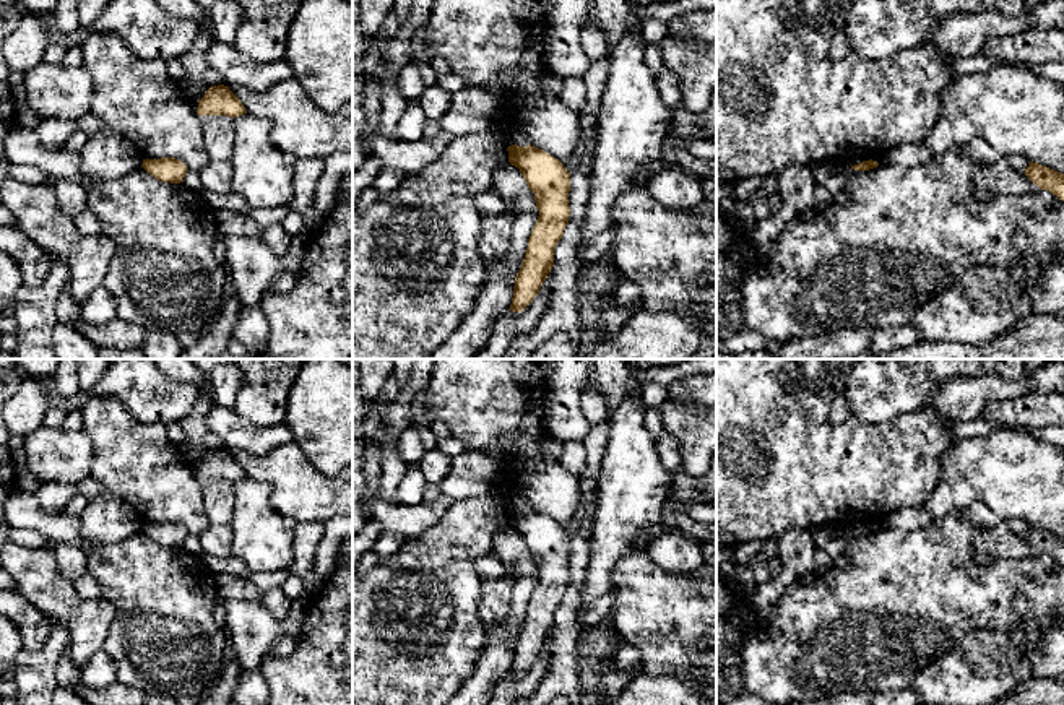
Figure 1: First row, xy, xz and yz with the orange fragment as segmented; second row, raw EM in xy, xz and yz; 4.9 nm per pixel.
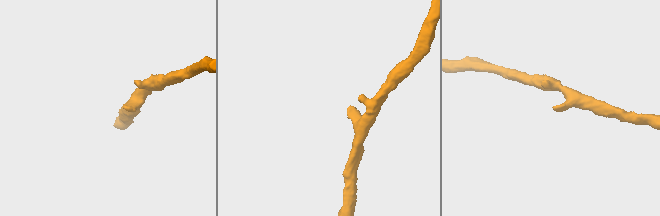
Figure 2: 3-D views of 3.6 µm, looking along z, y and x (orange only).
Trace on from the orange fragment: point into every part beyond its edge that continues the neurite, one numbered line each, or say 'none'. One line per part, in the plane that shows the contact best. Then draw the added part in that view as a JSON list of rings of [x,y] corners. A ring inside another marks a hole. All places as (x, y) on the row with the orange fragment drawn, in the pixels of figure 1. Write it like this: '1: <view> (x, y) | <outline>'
none

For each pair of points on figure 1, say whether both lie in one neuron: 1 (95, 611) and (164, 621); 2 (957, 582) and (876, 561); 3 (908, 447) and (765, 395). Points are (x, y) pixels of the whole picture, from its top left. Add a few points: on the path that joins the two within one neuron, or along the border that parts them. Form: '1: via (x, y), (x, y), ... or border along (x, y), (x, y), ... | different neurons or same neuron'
1: border along (99, 596), (114, 606), (114, 619), (101, 648) | different neurons
2: via (938, 579), (921, 579), (908, 570), (895, 570) | same neuron
3: via (873, 447), (817, 447), (801, 431) | same neuron

